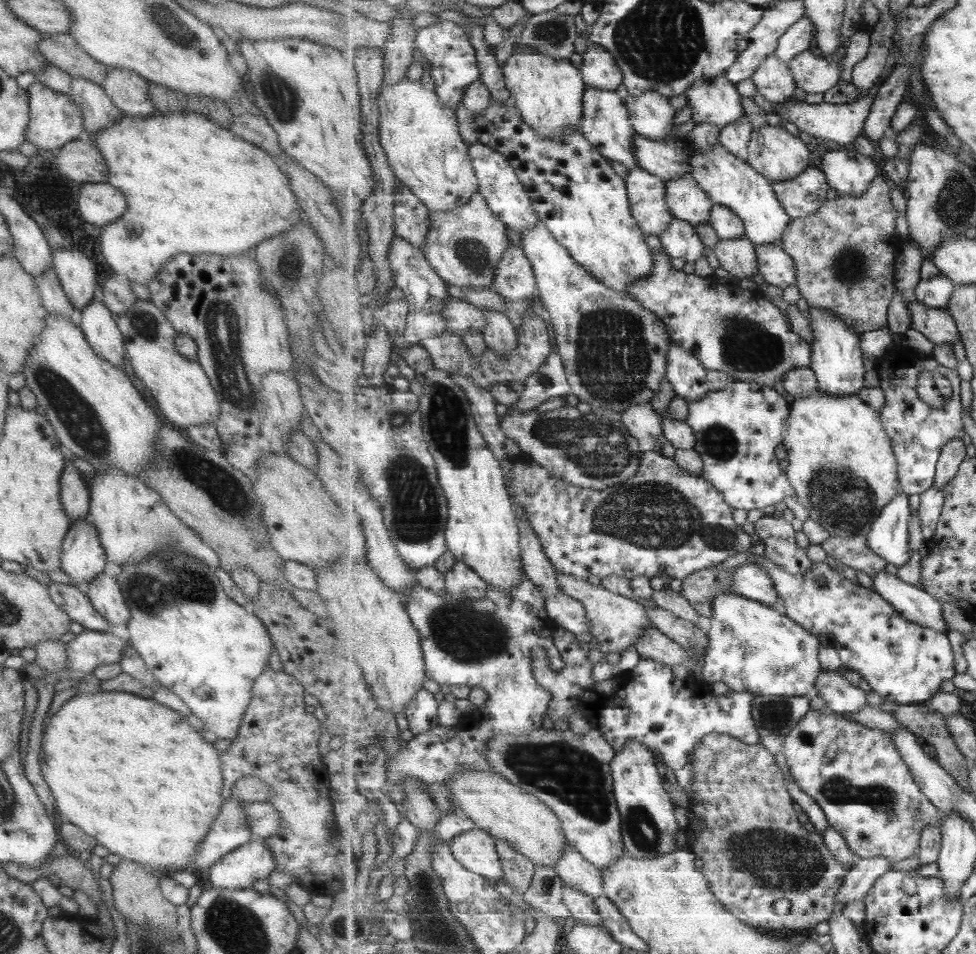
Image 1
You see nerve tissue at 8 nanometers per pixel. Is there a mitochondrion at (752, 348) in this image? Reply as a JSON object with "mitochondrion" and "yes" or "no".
{"mitochondrion":"yes"}

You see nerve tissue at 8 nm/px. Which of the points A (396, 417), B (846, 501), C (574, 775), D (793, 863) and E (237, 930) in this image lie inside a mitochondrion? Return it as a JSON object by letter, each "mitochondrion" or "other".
{"A":"mitochondrion","B":"mitochondrion","C":"mitochondrion","D":"mitochondrion","E":"mitochondrion"}

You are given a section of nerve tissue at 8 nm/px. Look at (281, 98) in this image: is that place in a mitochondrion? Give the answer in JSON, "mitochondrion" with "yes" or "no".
{"mitochondrion":"yes"}

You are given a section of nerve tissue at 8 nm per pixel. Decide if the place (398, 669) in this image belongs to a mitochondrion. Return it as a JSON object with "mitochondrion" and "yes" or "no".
{"mitochondrion":"no"}

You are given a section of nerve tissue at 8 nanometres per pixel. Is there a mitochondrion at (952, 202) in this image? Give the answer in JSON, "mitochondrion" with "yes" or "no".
{"mitochondrion":"yes"}

